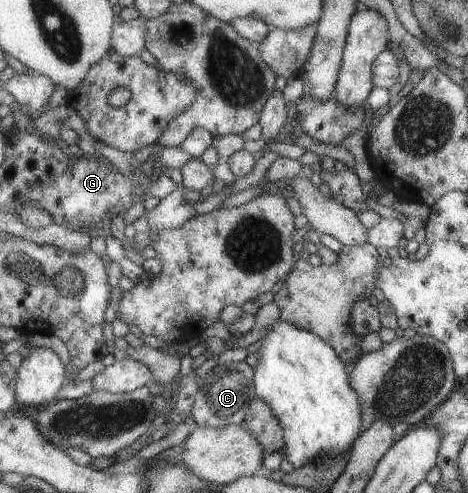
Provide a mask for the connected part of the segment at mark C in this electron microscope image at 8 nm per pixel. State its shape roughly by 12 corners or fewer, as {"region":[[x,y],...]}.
{"region":[[244,361],[196,377],[197,426],[243,425],[255,397]]}

